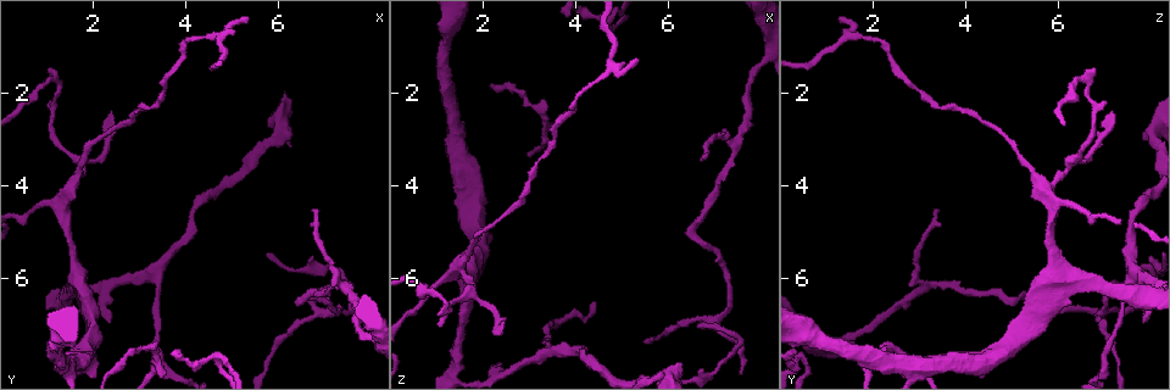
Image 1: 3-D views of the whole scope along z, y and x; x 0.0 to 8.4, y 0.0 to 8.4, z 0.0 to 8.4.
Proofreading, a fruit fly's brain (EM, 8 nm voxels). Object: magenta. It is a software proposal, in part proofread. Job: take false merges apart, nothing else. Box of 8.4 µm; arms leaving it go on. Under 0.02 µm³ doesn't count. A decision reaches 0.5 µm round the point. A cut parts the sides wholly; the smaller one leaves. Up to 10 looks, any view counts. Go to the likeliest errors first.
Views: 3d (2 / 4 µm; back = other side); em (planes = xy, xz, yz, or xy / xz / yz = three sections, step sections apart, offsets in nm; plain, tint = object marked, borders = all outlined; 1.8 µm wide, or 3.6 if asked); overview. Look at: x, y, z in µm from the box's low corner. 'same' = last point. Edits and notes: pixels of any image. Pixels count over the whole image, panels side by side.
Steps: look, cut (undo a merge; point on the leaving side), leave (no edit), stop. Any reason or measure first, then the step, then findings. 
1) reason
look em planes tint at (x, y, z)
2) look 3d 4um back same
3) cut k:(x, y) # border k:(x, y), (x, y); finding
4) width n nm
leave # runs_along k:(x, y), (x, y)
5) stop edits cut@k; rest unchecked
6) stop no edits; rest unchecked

sudden change in width
look em planes tint at (1.45, 4.15, 5.75)

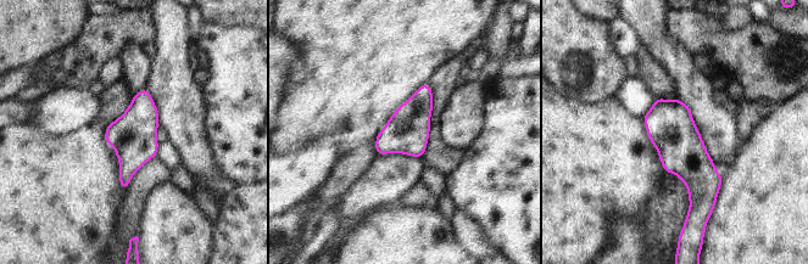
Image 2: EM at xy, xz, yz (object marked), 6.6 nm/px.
leave # all the same neuron

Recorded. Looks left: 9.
two arms in line, one across
look em xy step 16 tint at (6.80, 6.70, 7.00)

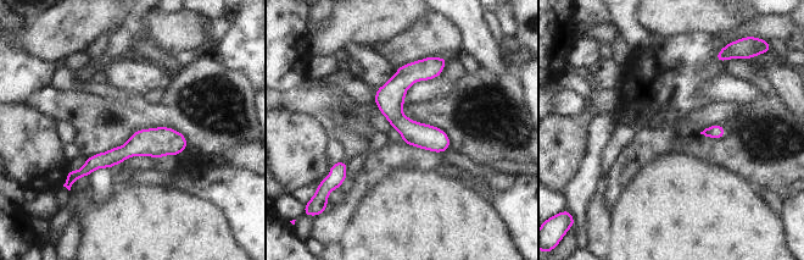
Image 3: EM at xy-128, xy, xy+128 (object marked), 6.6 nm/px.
look em planes borders same

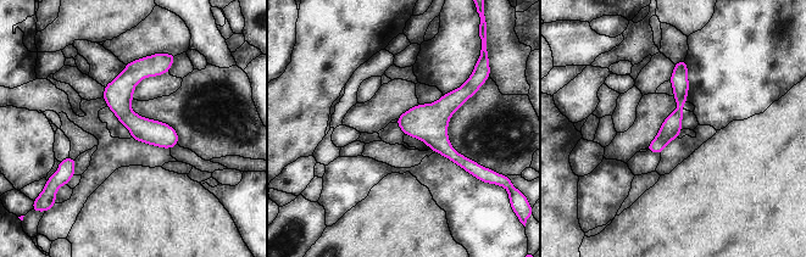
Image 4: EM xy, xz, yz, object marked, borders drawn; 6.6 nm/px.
leave # runs_along 4:(682, 63), (681, 107), (651, 149); one neuron here

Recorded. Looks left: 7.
abrupt turn
look em planes tint at (6.45, 6.40, 4.95)

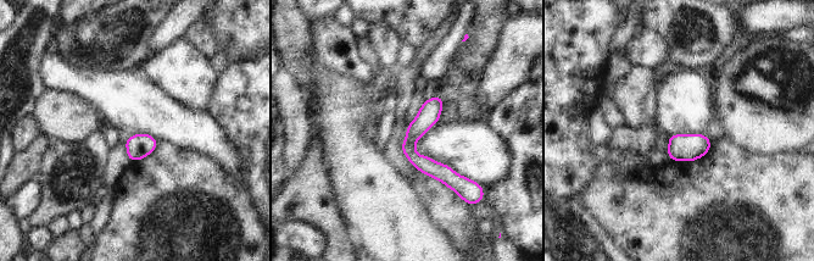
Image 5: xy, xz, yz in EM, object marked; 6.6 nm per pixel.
leave # runs_along 5:(433, 100), (411, 153), (463, 181); one neuron here

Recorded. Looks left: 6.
sharp bend
look em planes tint at (1.25, 1.80, 6.55)

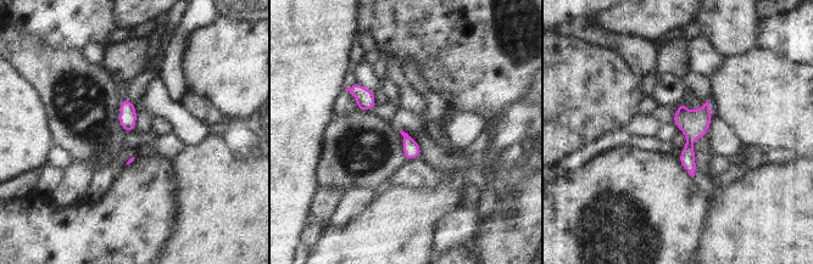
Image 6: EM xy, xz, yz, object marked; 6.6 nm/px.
leave # continuous, no second neuron

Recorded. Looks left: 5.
stop no edits; rest unchecked

